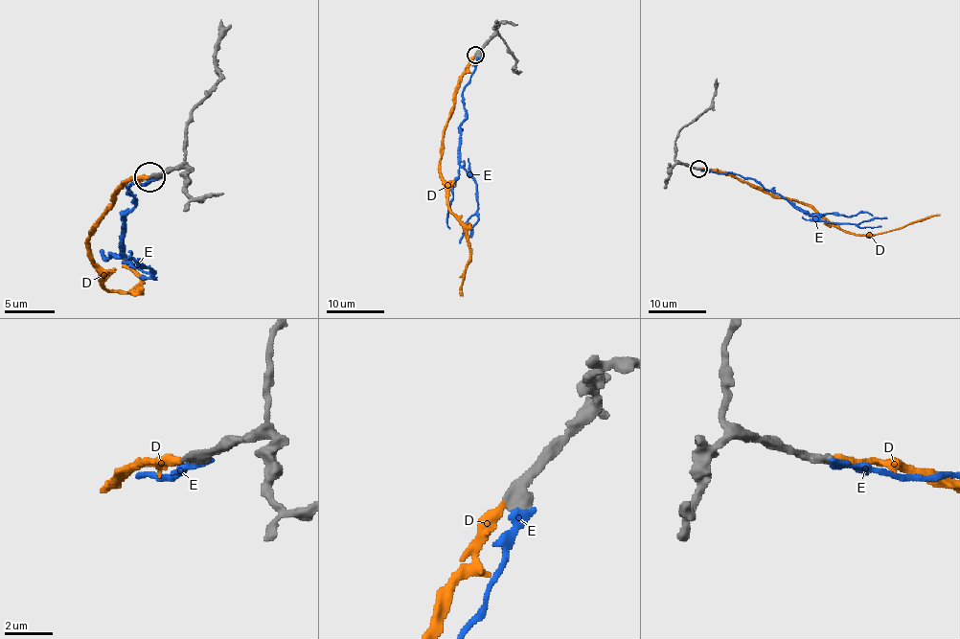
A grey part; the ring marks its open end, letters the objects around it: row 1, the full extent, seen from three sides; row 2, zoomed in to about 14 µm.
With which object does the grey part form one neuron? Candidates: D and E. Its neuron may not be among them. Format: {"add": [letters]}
{"add": ["D"]}

